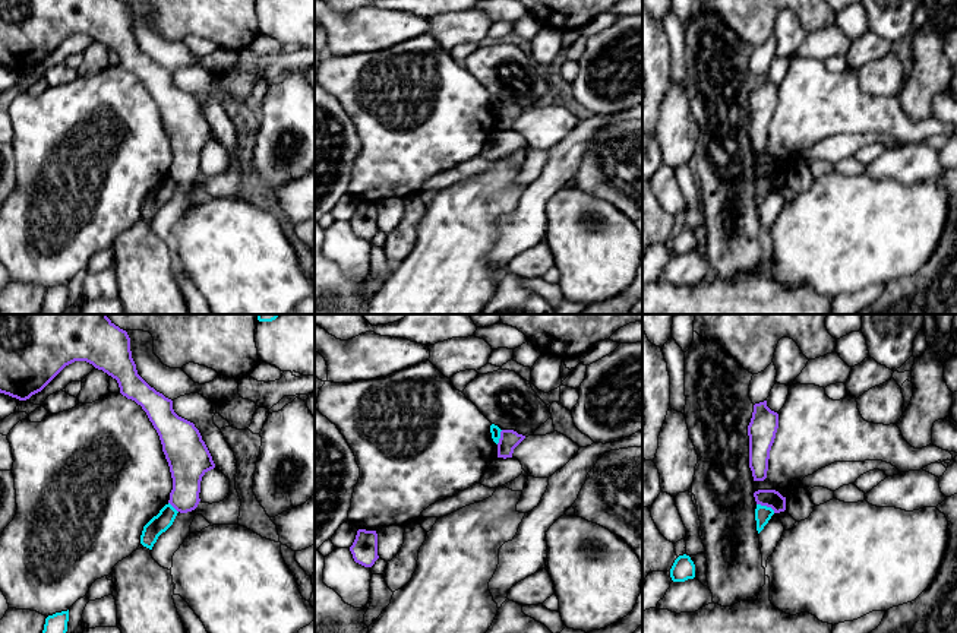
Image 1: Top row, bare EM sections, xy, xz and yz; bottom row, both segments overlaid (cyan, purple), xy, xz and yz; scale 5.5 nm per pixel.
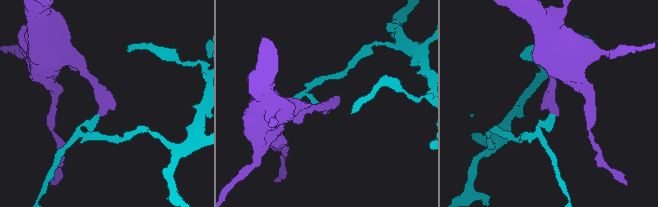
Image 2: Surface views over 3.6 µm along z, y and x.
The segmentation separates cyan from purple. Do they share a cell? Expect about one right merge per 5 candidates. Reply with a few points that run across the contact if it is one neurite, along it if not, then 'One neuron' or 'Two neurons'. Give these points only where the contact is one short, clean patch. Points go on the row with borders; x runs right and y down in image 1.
Line: yz (757, 503), (766, 505), (774, 512). Two neurons

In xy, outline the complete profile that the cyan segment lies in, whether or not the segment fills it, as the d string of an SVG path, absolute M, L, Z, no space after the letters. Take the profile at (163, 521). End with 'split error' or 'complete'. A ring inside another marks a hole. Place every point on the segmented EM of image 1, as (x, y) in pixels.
M170 503L165 504L160 513L143 526L140 544L152 550L158 537L173 525L177 513L179 512Z; complete

